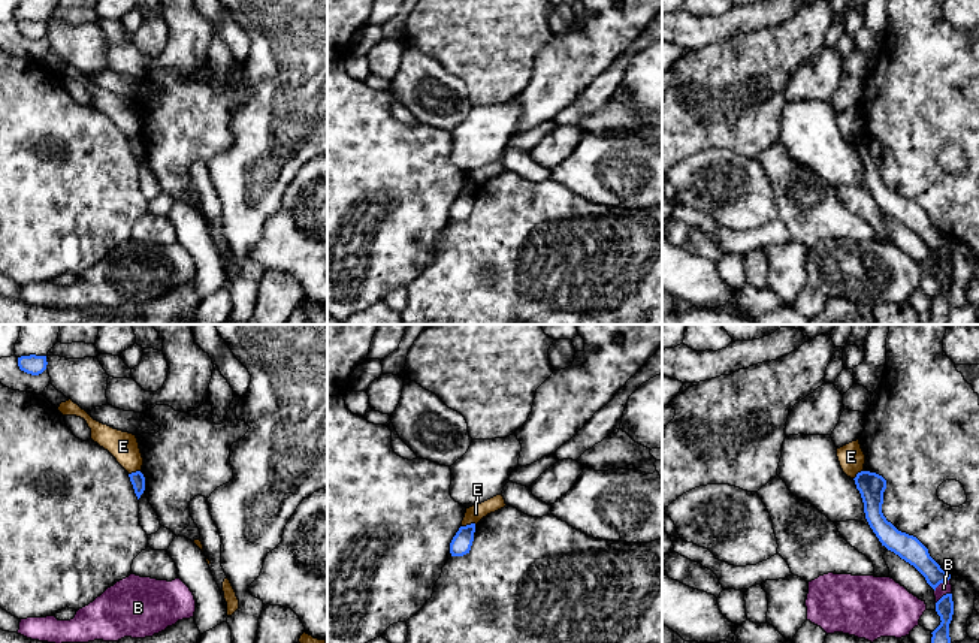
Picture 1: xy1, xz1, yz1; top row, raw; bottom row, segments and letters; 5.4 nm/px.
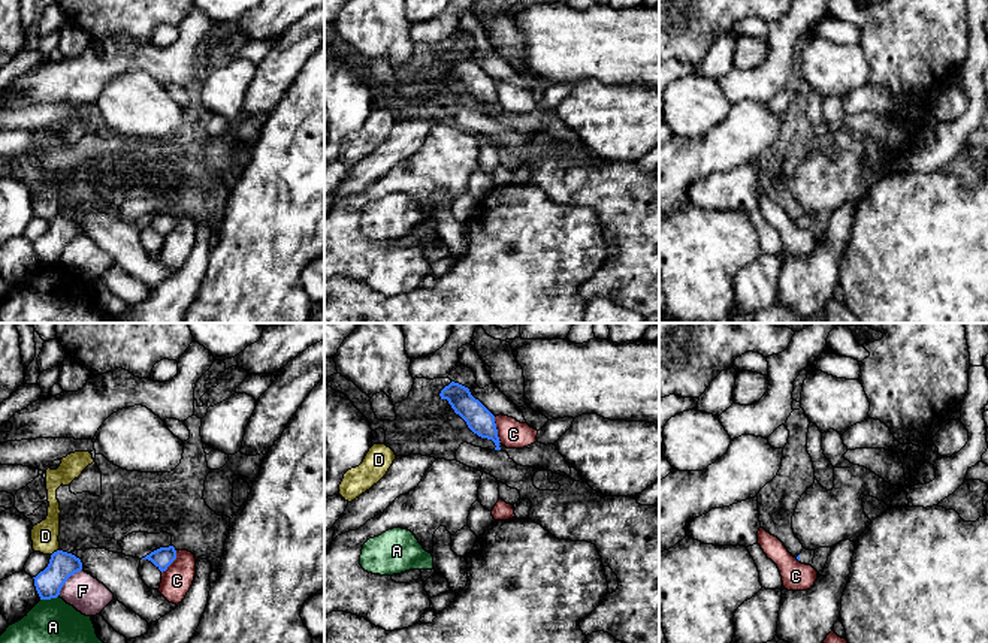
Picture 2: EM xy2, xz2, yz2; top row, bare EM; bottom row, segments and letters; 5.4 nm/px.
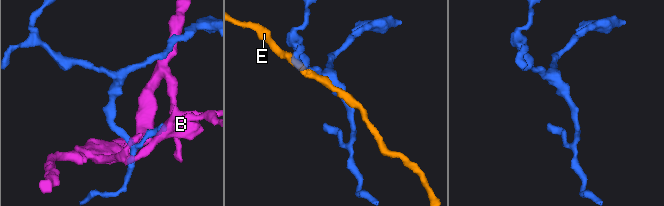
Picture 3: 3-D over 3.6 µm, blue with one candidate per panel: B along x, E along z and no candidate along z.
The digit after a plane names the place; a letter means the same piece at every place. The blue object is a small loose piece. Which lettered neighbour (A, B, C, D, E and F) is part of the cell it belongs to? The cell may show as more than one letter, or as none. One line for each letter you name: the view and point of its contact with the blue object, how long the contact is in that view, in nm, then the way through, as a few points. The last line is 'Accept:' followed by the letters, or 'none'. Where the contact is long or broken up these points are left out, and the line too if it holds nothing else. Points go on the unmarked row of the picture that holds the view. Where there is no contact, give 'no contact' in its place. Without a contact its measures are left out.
Accept: none

